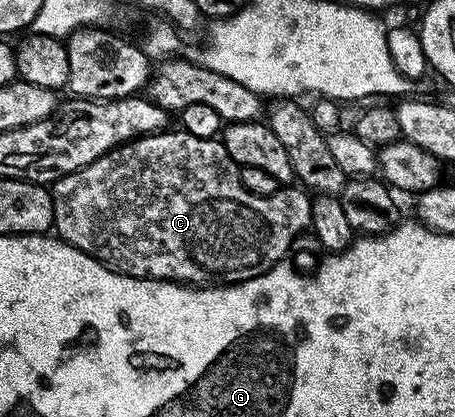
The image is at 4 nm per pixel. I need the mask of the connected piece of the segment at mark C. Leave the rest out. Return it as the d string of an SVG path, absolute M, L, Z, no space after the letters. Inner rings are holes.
M163 130L153 133L152 138L147 139L145 143L138 140L129 140L127 144L122 145L120 148L115 148L114 151L109 152L106 156L101 156L99 160L93 160L88 166L84 166L72 174L54 181L50 188L50 197L54 203L53 231L58 239L76 246L84 254L102 261L106 267L113 268L124 276L141 276L151 280L172 280L179 284L189 284L191 286L242 284L245 280L256 278L268 271L269 268L273 268L275 264L285 257L282 255L287 255L290 252L294 239L309 229L311 197L298 186L283 187L281 190L273 192L270 196L252 194L248 190L244 190L242 184L236 183L240 166L230 157L221 139L196 138L184 130L178 131L179 133L170 131ZM206 164L210 167L211 178L214 180L222 179L222 184L226 187L222 192L222 200L218 196L206 196L206 188L202 185L206 180Z

